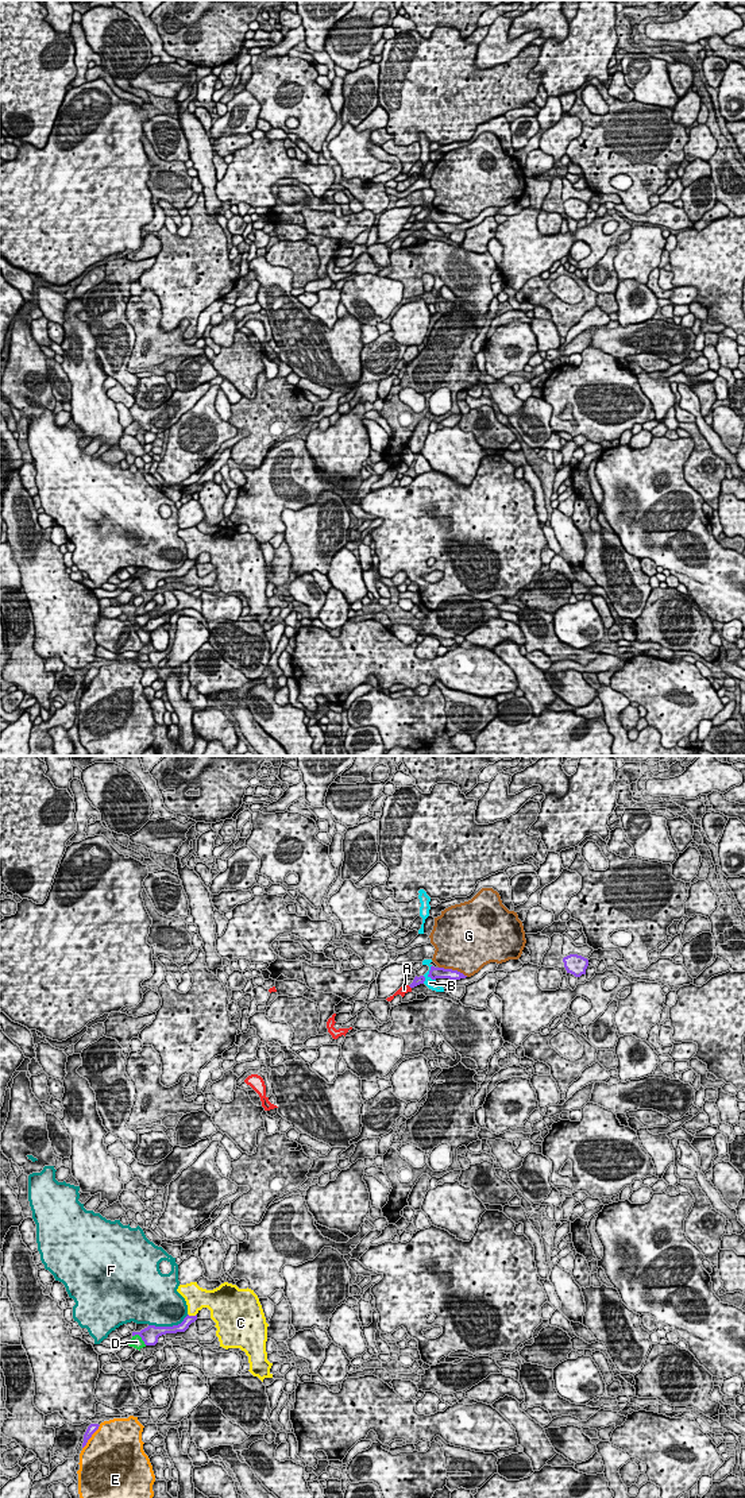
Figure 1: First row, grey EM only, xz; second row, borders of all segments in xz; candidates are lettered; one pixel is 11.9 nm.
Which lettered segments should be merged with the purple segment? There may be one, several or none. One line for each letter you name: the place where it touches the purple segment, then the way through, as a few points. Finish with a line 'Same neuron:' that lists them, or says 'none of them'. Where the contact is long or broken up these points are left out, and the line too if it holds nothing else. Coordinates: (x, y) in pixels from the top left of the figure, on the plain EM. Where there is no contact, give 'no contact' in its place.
A: no contact
Same neuron: A

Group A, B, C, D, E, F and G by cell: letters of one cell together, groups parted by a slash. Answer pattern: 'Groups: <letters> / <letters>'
Groups: A / B / C / D / E / F / G

